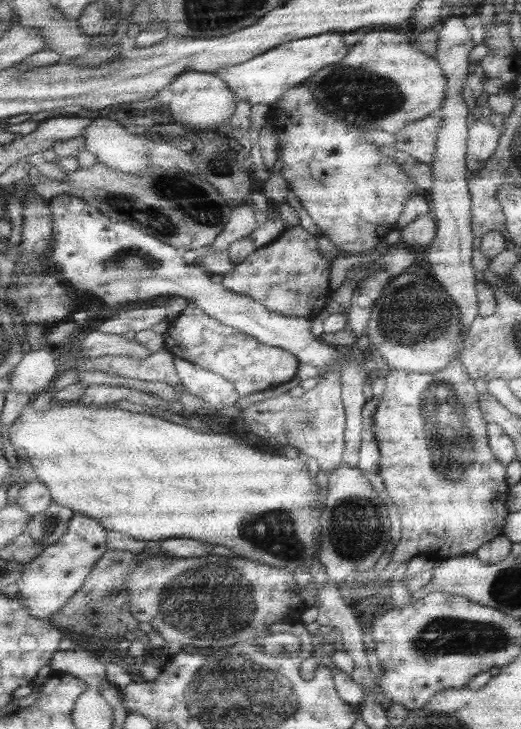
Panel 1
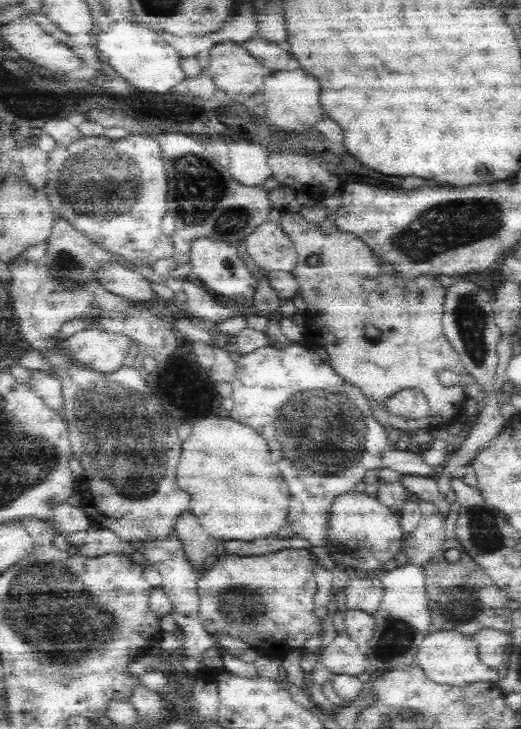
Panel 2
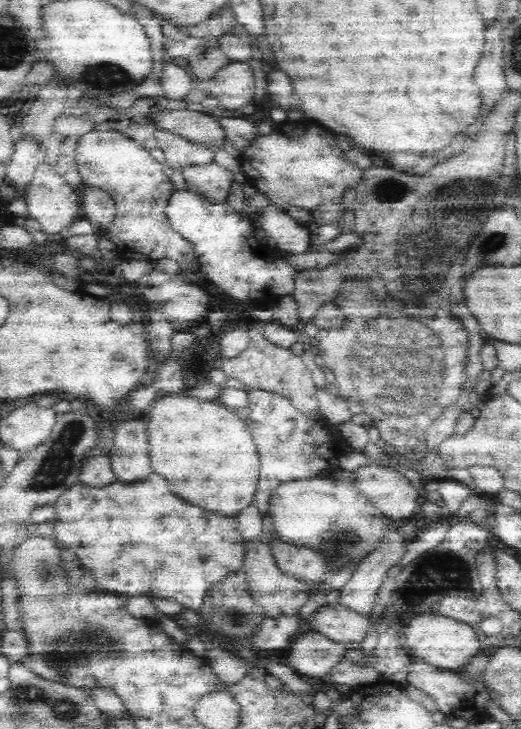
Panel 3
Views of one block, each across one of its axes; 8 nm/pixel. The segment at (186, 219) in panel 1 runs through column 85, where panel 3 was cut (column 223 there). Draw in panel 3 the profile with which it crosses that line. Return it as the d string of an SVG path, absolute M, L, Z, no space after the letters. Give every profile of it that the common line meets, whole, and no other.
M216 161L203 164L203 166L188 166L181 173L190 191L204 194L214 203L227 199L233 184L232 172L219 166Z

